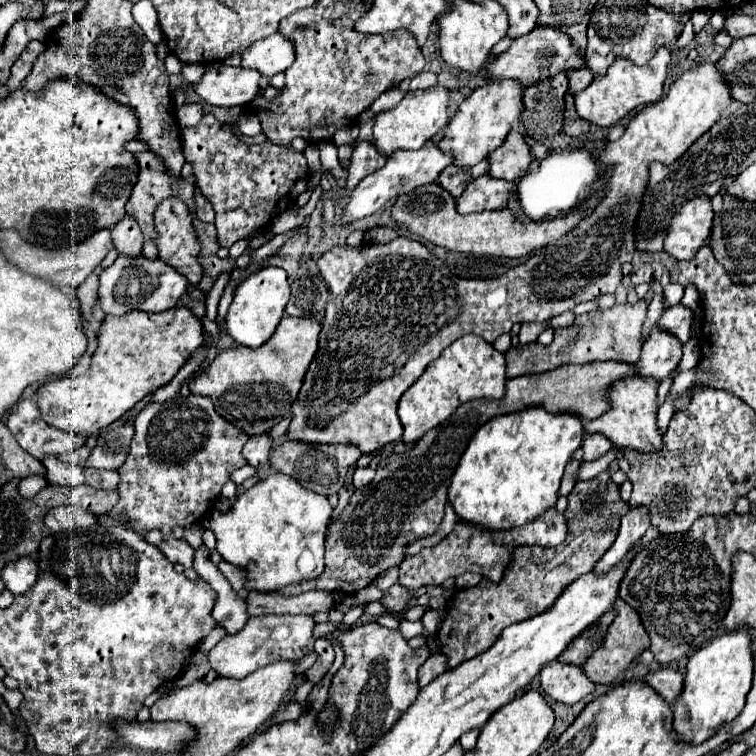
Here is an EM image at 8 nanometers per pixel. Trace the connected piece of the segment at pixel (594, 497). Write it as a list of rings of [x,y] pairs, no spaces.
[[[605,471],[589,481],[577,481],[567,499],[567,539],[561,545],[547,549],[539,545],[519,545],[513,549],[505,577],[499,585],[481,579],[473,589],[461,589],[449,599],[447,617],[437,633],[439,641],[445,645],[449,669],[487,651],[505,627],[547,611],[561,591],[579,575],[589,573],[613,545],[619,531],[619,519],[629,511],[629,505],[619,497],[619,485],[611,481],[609,473]]]

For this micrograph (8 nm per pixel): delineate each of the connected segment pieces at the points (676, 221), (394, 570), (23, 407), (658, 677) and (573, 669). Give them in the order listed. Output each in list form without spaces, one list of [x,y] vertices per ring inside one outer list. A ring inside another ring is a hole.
[[[699,195],[681,207],[673,217],[669,233],[665,237],[665,251],[675,259],[693,259],[705,245],[713,227],[711,197]]]
[[[398,566],[391,567],[384,573],[382,573],[376,580],[377,587],[382,590],[386,591],[391,587],[391,585],[394,585],[398,582]]]
[[[29,397],[17,403],[17,407],[7,417],[7,427],[15,435],[17,443],[37,459],[43,459],[49,453],[67,453],[85,445],[83,435],[71,435],[57,427],[47,425],[41,419],[37,399]]]
[[[659,669],[659,671],[653,671],[653,673],[647,673],[643,677],[643,681],[653,687],[669,705],[675,701],[675,697],[679,695],[681,691],[681,685],[683,685],[683,675],[673,671],[673,669]]]
[[[559,661],[547,663],[541,669],[541,687],[549,697],[567,705],[573,705],[595,691],[595,683],[585,677],[581,667]]]

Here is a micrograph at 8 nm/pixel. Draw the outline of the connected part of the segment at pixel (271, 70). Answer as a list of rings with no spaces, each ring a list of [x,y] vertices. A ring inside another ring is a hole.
[[[279,31],[253,43],[249,47],[249,51],[245,51],[241,55],[241,65],[243,67],[251,67],[261,71],[263,79],[261,85],[269,85],[269,79],[281,71],[285,71],[293,59],[295,59],[295,51],[293,51],[293,43],[289,43],[289,39],[285,39],[285,35],[281,35]]]

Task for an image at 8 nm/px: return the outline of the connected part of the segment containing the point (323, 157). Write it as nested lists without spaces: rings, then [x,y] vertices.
[[[320,142],[318,145],[322,170],[329,171],[336,178],[347,179],[348,172],[343,170],[338,161],[338,148],[332,142]]]

